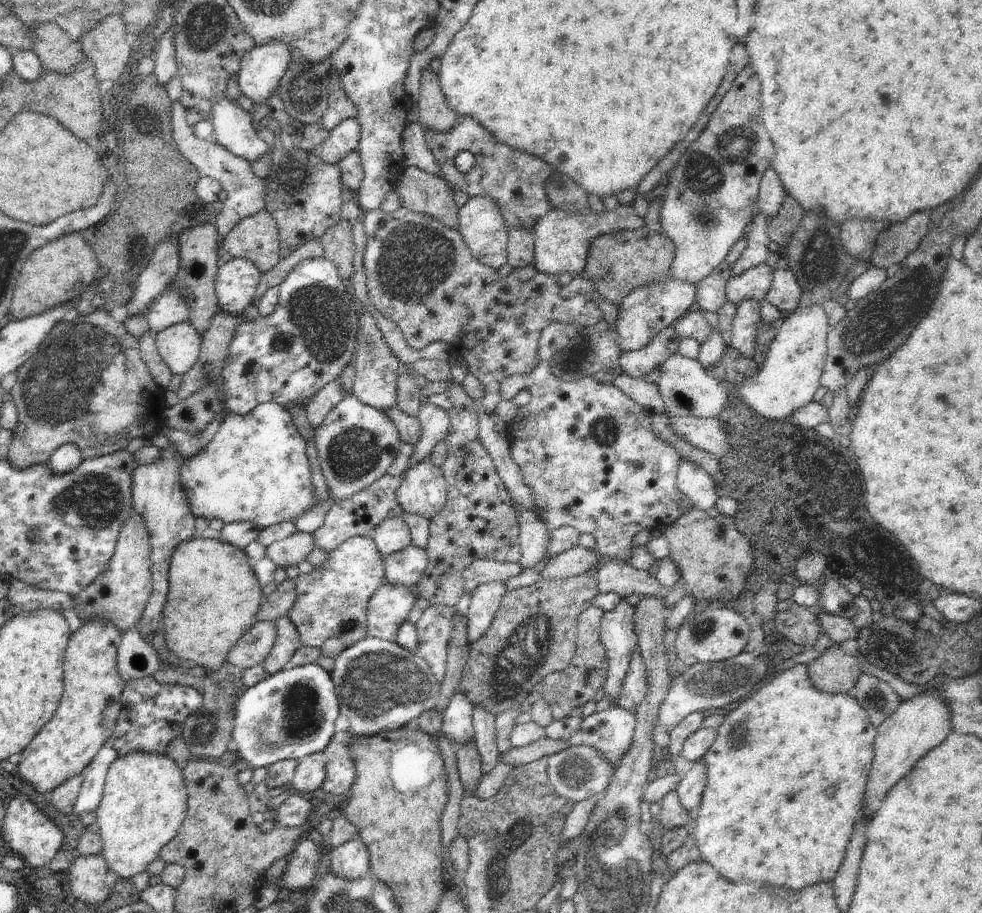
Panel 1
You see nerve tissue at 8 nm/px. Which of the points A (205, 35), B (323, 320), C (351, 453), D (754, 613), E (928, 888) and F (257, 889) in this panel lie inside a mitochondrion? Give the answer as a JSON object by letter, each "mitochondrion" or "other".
{"A":"mitochondrion","B":"mitochondrion","C":"mitochondrion","D":"other","E":"other","F":"other"}

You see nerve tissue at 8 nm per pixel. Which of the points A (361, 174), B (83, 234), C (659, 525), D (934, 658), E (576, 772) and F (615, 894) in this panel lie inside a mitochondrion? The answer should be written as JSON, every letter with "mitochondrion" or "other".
{"A":"other","B":"other","C":"other","D":"mitochondrion","E":"mitochondrion","F":"mitochondrion"}

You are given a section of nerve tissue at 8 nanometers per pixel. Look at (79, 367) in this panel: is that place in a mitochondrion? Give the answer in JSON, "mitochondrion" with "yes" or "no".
{"mitochondrion":"yes"}

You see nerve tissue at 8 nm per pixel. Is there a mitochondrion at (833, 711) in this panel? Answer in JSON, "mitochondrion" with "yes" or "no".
{"mitochondrion":"no"}

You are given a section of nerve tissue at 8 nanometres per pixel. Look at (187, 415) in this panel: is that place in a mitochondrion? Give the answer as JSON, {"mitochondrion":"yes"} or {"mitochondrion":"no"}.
{"mitochondrion":"yes"}

